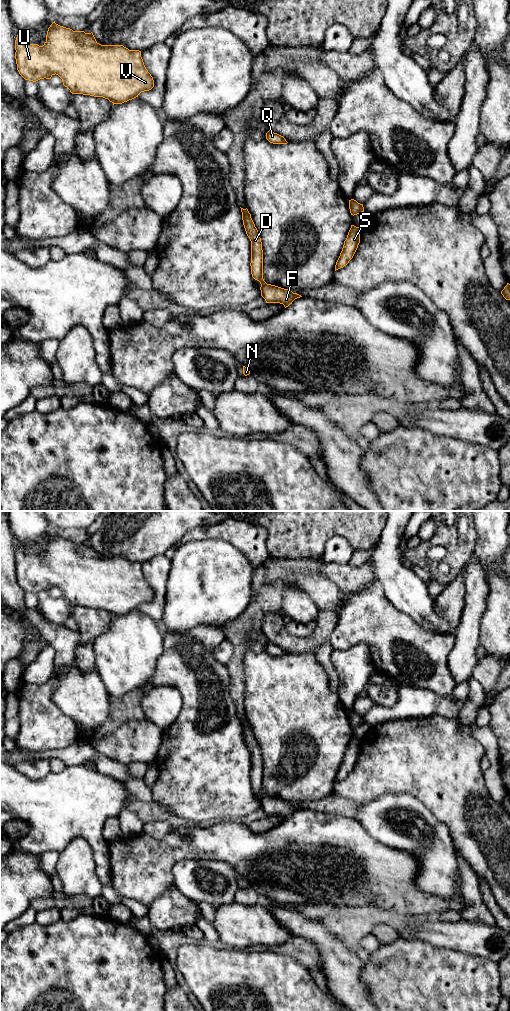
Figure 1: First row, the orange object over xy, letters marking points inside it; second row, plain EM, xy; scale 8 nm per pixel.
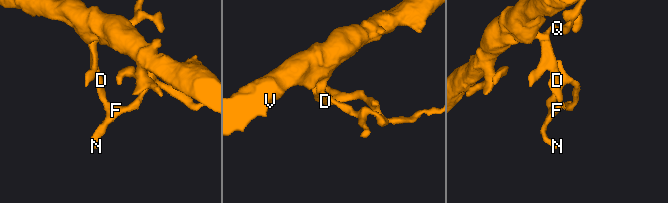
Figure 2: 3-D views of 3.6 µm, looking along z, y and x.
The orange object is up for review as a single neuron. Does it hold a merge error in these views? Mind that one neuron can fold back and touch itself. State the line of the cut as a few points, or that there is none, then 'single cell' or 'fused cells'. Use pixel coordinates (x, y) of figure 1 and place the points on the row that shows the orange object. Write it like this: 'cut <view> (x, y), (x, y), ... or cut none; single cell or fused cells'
cut none; single cell

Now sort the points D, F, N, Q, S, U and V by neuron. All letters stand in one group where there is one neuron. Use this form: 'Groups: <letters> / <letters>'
Groups: D F N Q S U V

